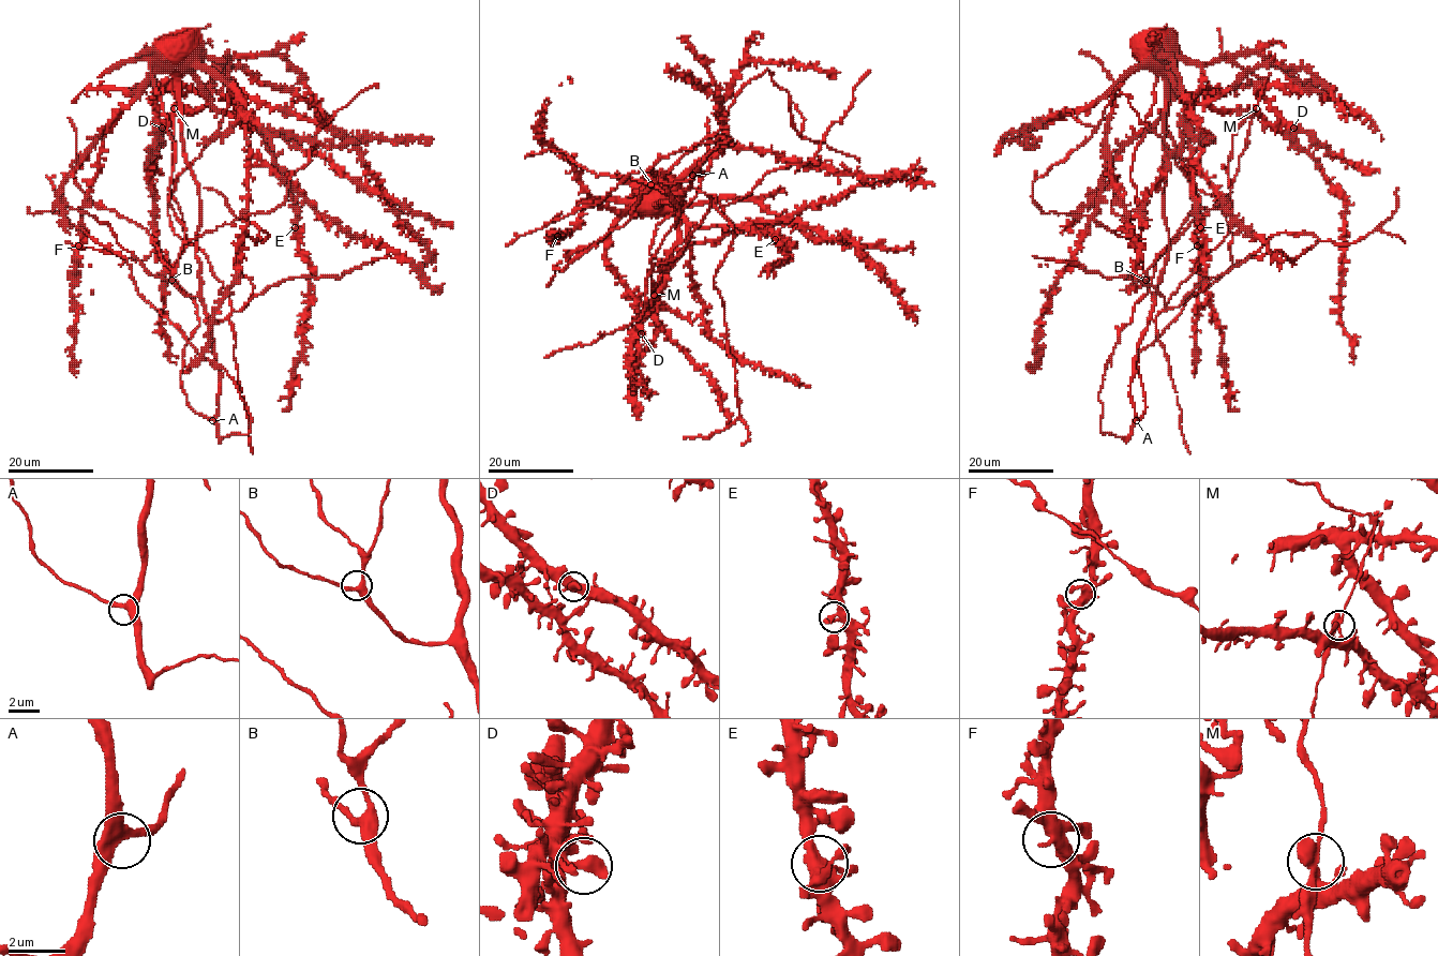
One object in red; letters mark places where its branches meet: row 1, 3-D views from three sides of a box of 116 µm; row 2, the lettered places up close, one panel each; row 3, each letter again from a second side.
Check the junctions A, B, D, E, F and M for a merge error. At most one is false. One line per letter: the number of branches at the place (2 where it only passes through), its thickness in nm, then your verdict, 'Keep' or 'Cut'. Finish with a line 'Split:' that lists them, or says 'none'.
A: Branches: 3. Thickness 360 nm. Keep
B: Branches: 3. Thickness 360 nm. Keep
D: Branches: 3. Thickness 360 nm. Keep
E: Branches: 3. Thickness 300 nm. Keep
F: Branches: 3. Thickness 400 nm. Keep
M: Branches: 3. Thickness 320 nm. Keep
Split: none

